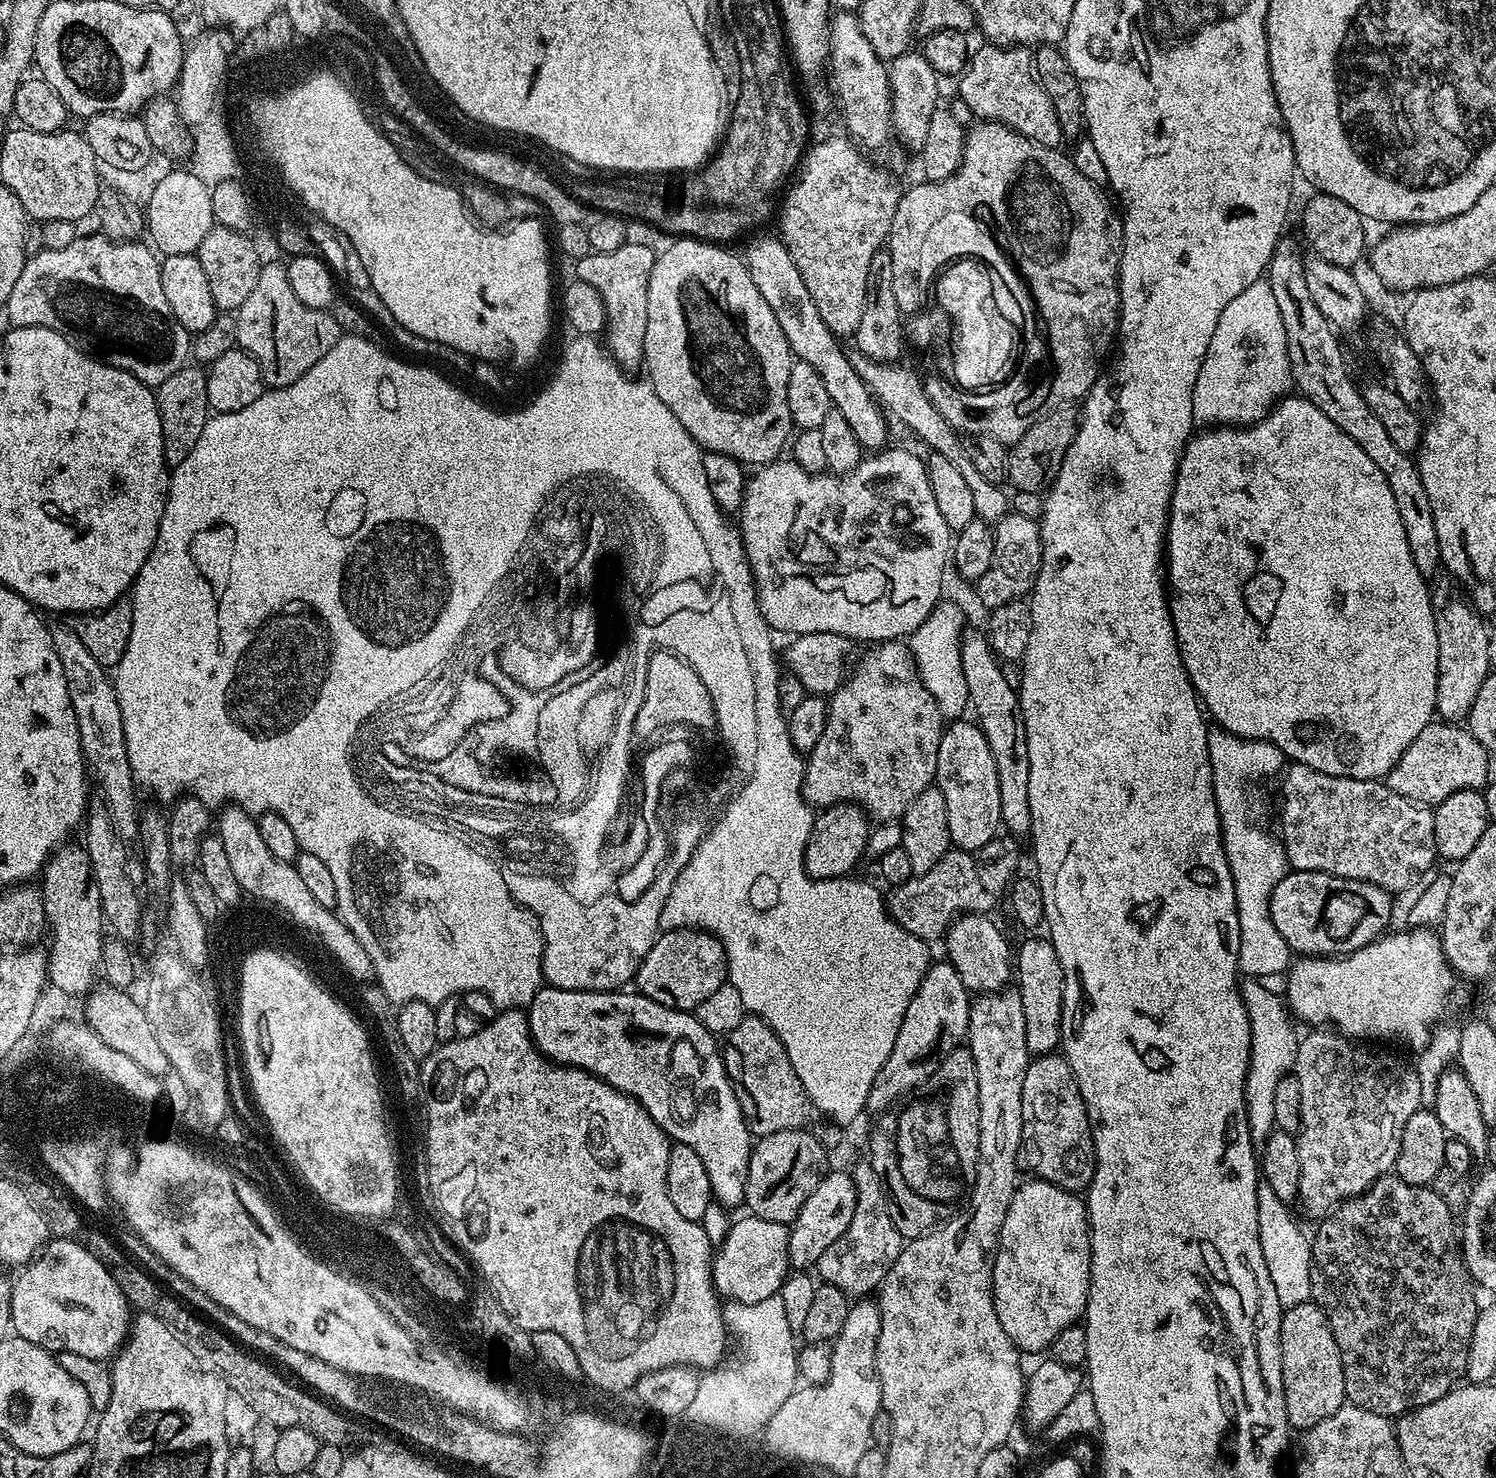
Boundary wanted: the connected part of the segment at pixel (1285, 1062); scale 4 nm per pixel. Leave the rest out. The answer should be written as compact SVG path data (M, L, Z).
M1256 978L1241 979L1238 984L1250 1022L1250 1058L1244 1079L1244 1106L1248 1112L1248 1131L1256 1142L1267 1140L1274 1130L1274 1090L1280 1079L1293 1071L1298 1043L1297 1025L1285 1001L1281 997L1279 1000L1264 984L1267 983Z

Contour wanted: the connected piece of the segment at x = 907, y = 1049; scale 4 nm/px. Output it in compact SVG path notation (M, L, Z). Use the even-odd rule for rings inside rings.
M947 962L929 963L928 972L918 986L910 1006L906 1006L894 1050L890 1050L890 1058L886 1058L882 1070L878 1070L870 1086L870 1094L866 1094L864 1107L869 1113L887 1112L897 1102L915 1093L920 1085L936 1073L940 1061L949 1052L961 1047L968 1034L969 1003L968 987L962 978L958 978L958 970L954 970L954 966Z

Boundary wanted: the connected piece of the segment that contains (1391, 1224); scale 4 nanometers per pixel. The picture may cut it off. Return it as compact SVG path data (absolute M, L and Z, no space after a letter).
M1389 1174L1387 1176L1379 1176L1378 1179L1369 1186L1360 1196L1352 1196L1348 1200L1343 1200L1340 1204L1336 1205L1331 1212L1327 1213L1319 1221L1320 1229L1316 1232L1316 1237L1311 1237L1310 1243L1312 1246L1312 1263L1314 1265L1312 1273L1310 1274L1310 1282L1312 1283L1312 1298L1311 1303L1317 1304L1321 1310L1326 1314L1326 1318L1330 1322L1330 1330L1334 1334L1334 1342L1338 1342L1338 1354L1342 1358L1342 1374L1344 1375L1344 1394L1347 1403L1358 1406L1362 1410L1370 1410L1374 1414L1379 1416L1386 1416L1389 1418L1399 1418L1406 1412L1411 1412L1414 1408L1421 1408L1426 1406L1430 1402L1438 1402L1438 1398L1442 1398L1448 1392L1451 1392L1453 1388L1457 1387L1458 1381L1467 1373L1468 1370L1468 1343L1472 1341L1472 1331L1476 1325L1476 1317L1478 1315L1478 1303L1471 1296L1470 1293L1464 1292L1464 1288L1460 1284L1455 1284L1452 1280L1447 1280L1444 1277L1444 1255L1448 1252L1448 1243L1453 1243L1454 1240L1454 1220L1452 1224L1452 1212L1448 1209L1448 1204L1435 1192L1435 1187L1425 1186L1422 1184L1407 1184L1402 1182L1402 1178L1395 1174Z

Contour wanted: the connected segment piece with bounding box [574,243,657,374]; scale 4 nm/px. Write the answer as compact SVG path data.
M623 244L618 250L594 252L575 261L575 279L590 282L604 303L606 323L602 329L603 347L609 356L624 369L625 373L636 374L644 363L644 339L646 338L646 290L650 270L657 253L646 246Z

